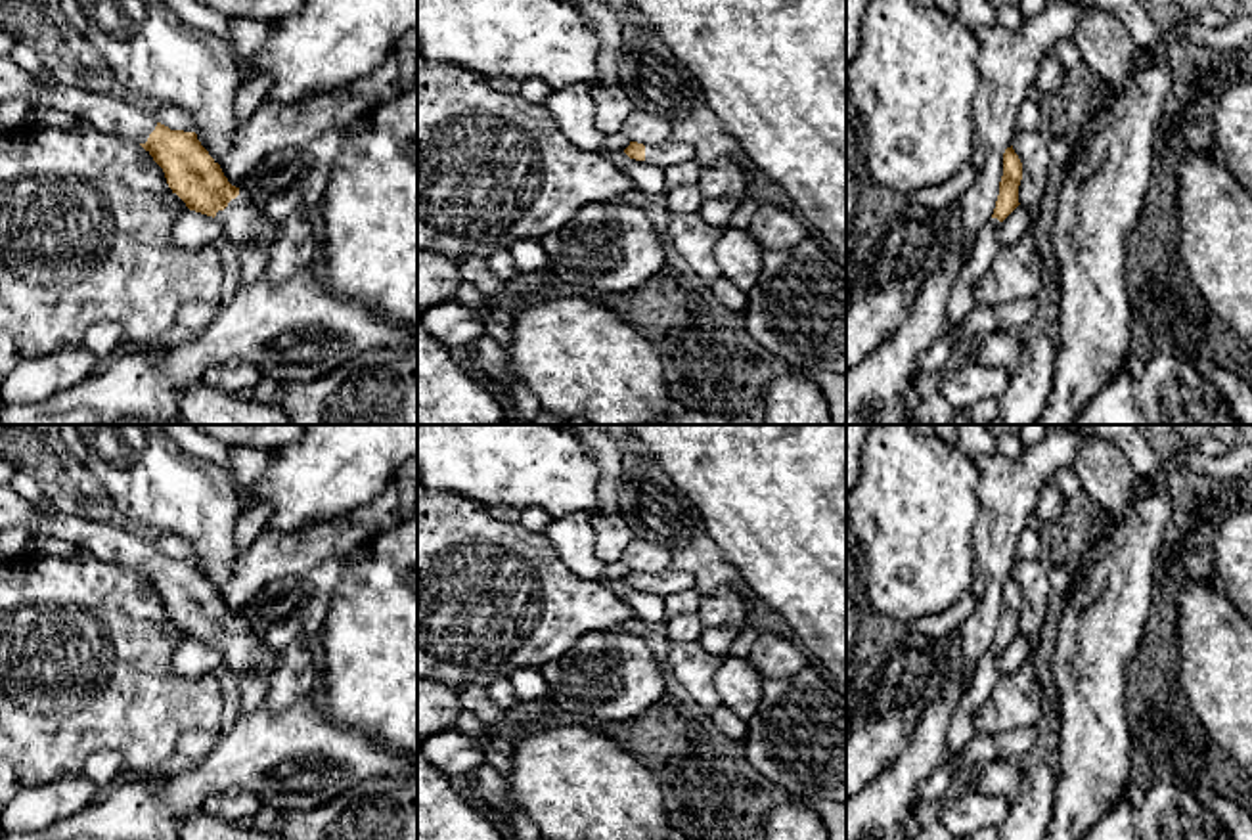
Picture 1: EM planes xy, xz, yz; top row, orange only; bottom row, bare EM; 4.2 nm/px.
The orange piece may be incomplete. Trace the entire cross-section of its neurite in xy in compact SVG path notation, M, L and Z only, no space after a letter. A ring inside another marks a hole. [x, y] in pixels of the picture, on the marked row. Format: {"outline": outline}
{"outline": "M0 55L0 101L19 96L29 98L36 109L67 111L103 134L140 144L163 168L168 188L190 210L212 216L222 224L220 239L230 241L239 254L249 243L270 253L276 224L258 212L243 188L228 182L195 132L170 130L119 96L86 92L59 82L42 84L21 71L11 55Z"}

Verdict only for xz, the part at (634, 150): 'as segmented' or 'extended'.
extended

